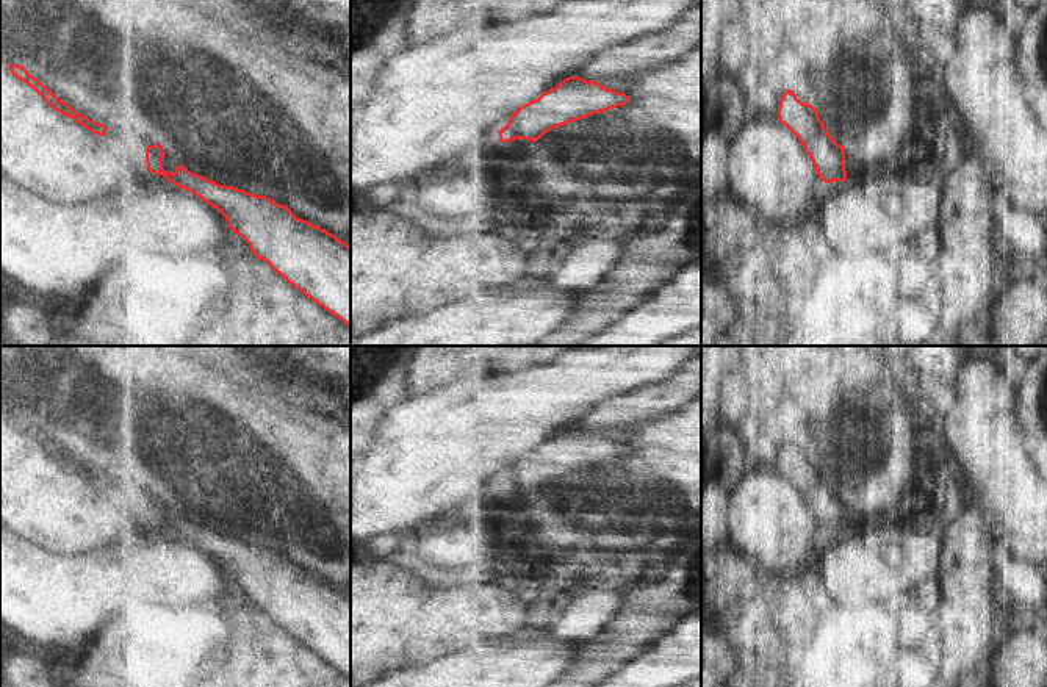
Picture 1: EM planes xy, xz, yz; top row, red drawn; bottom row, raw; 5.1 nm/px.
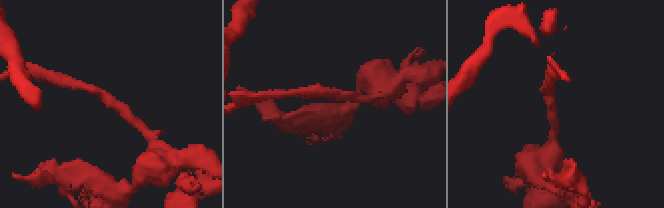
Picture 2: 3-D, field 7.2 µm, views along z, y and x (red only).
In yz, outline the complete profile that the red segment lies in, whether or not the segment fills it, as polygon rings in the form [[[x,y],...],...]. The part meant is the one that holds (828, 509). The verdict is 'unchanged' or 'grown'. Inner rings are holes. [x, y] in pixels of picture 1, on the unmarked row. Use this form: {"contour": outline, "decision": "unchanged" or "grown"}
{"contour": [[[786,440],[778,455],[778,469],[801,493],[820,532],[845,532],[845,502],[825,479],[819,462]]], "decision": "unchanged"}

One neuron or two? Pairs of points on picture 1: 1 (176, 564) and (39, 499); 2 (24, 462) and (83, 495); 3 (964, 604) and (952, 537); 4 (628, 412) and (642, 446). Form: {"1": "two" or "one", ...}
{"1": "two", "2": "one", "3": "one", "4": "two"}

